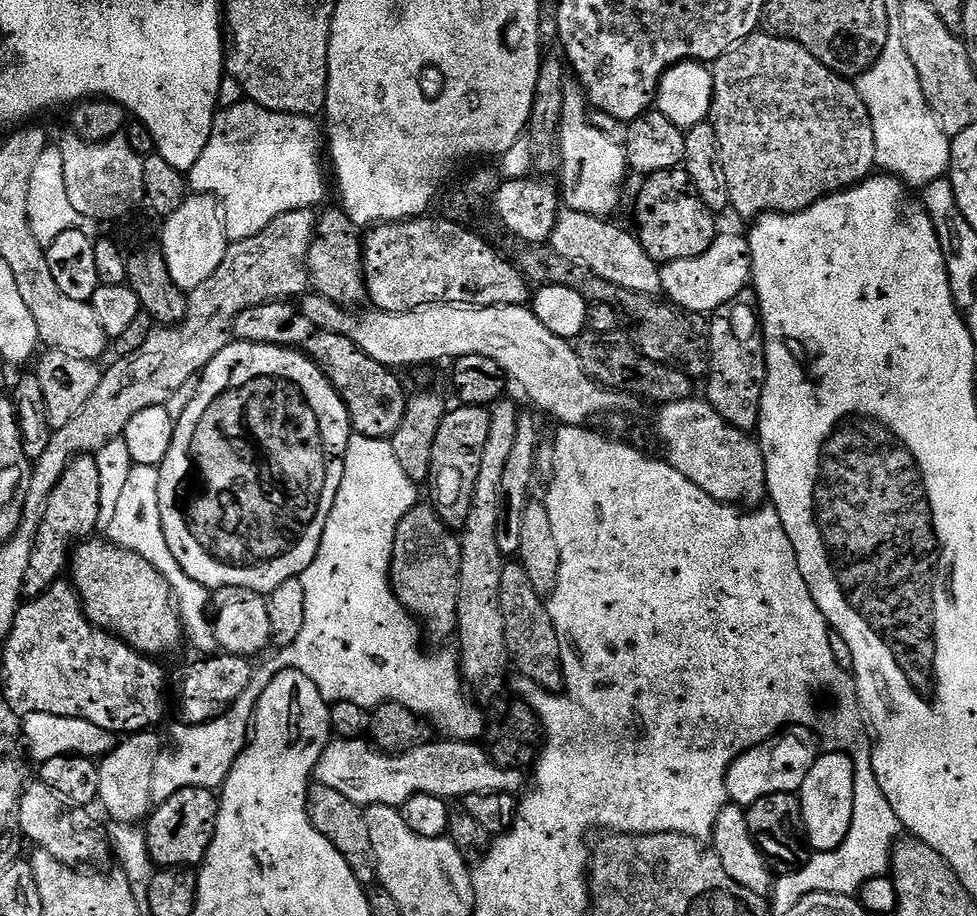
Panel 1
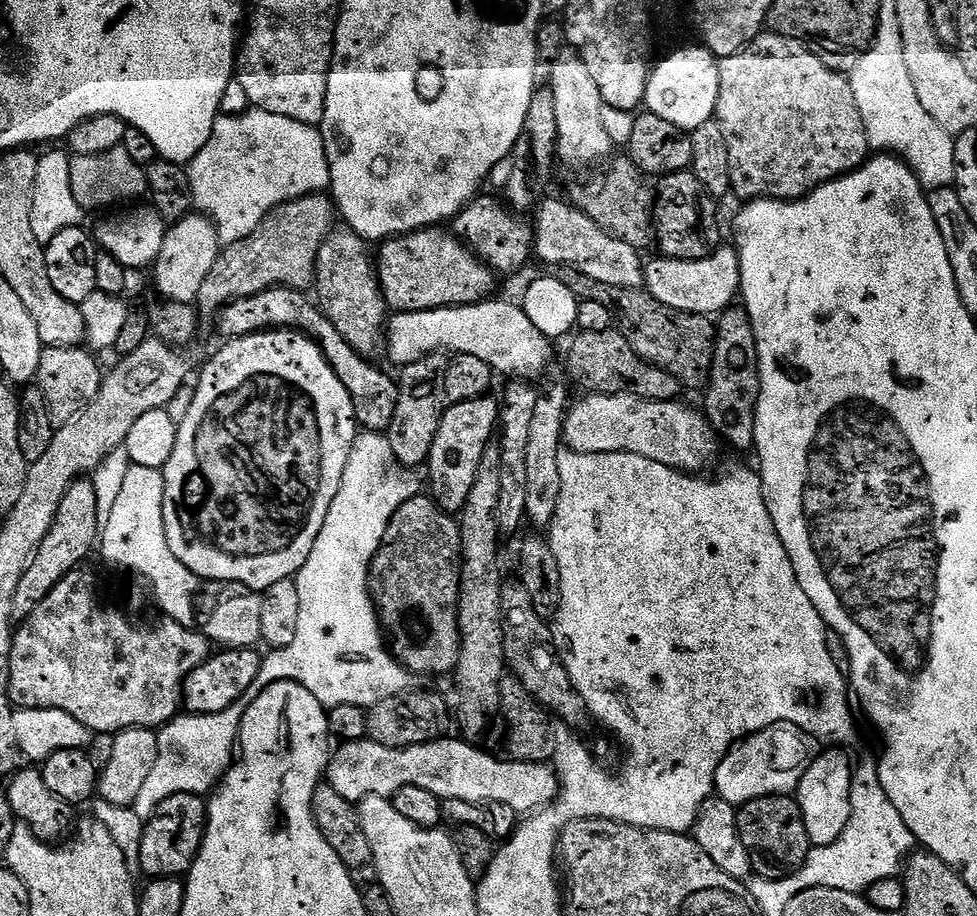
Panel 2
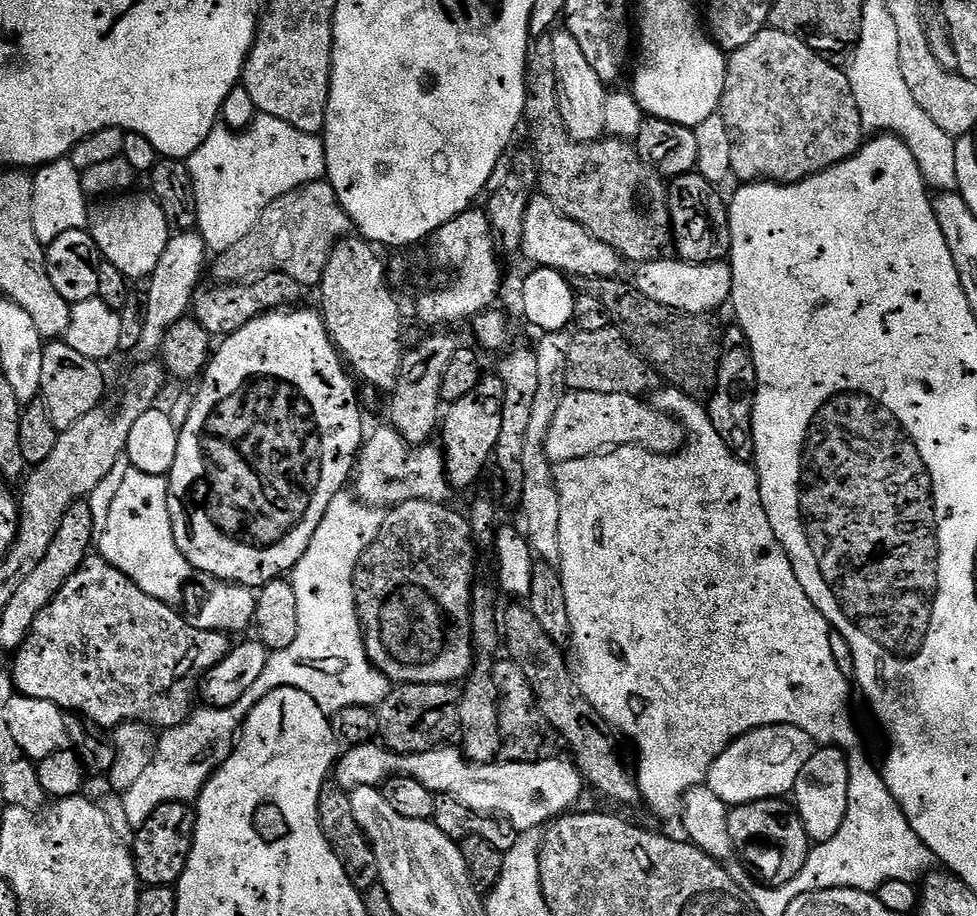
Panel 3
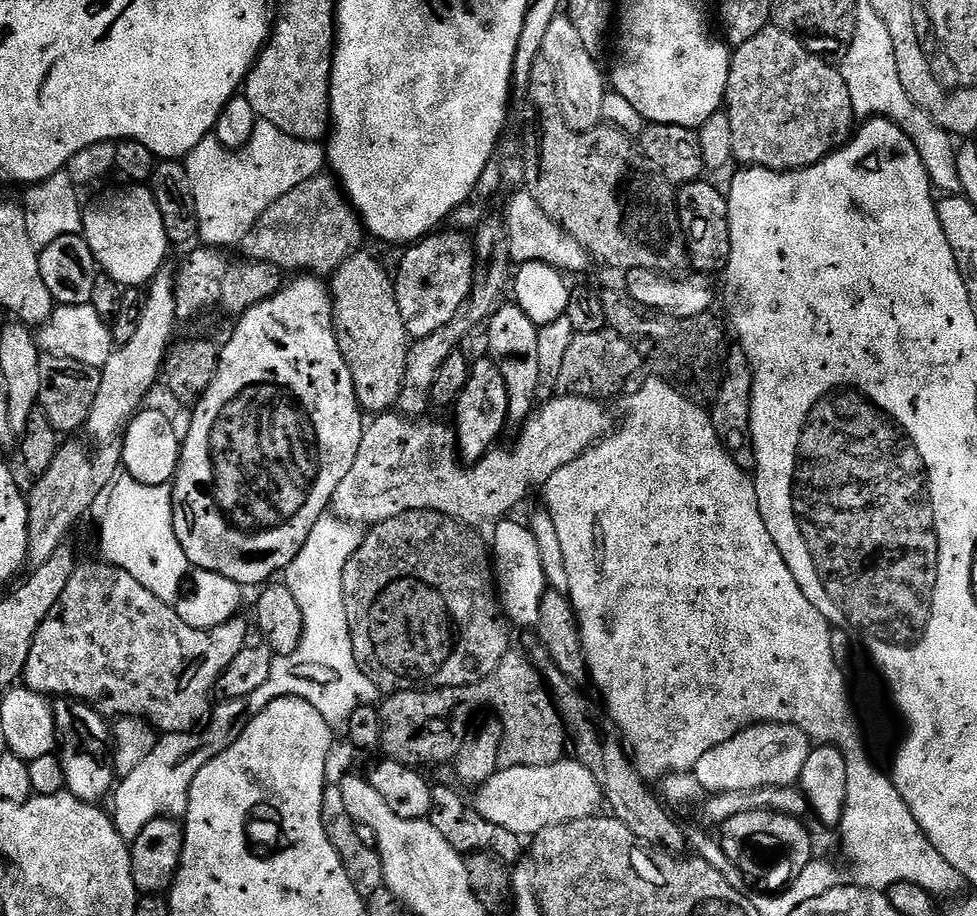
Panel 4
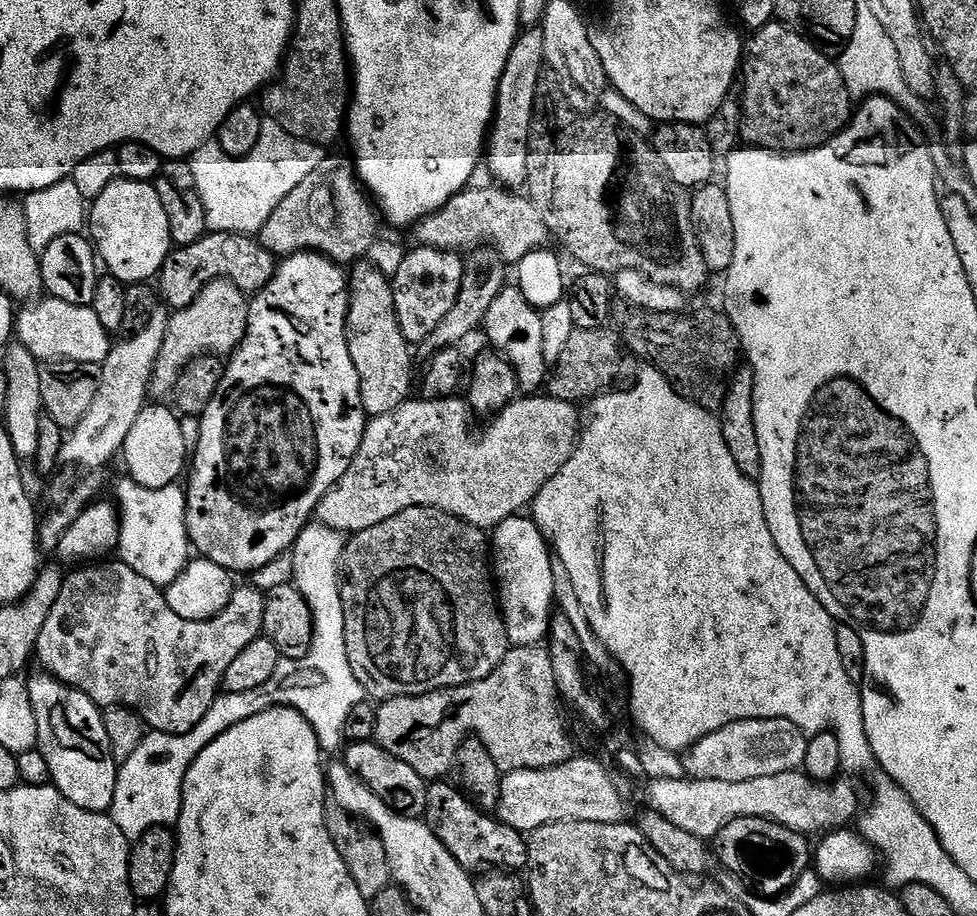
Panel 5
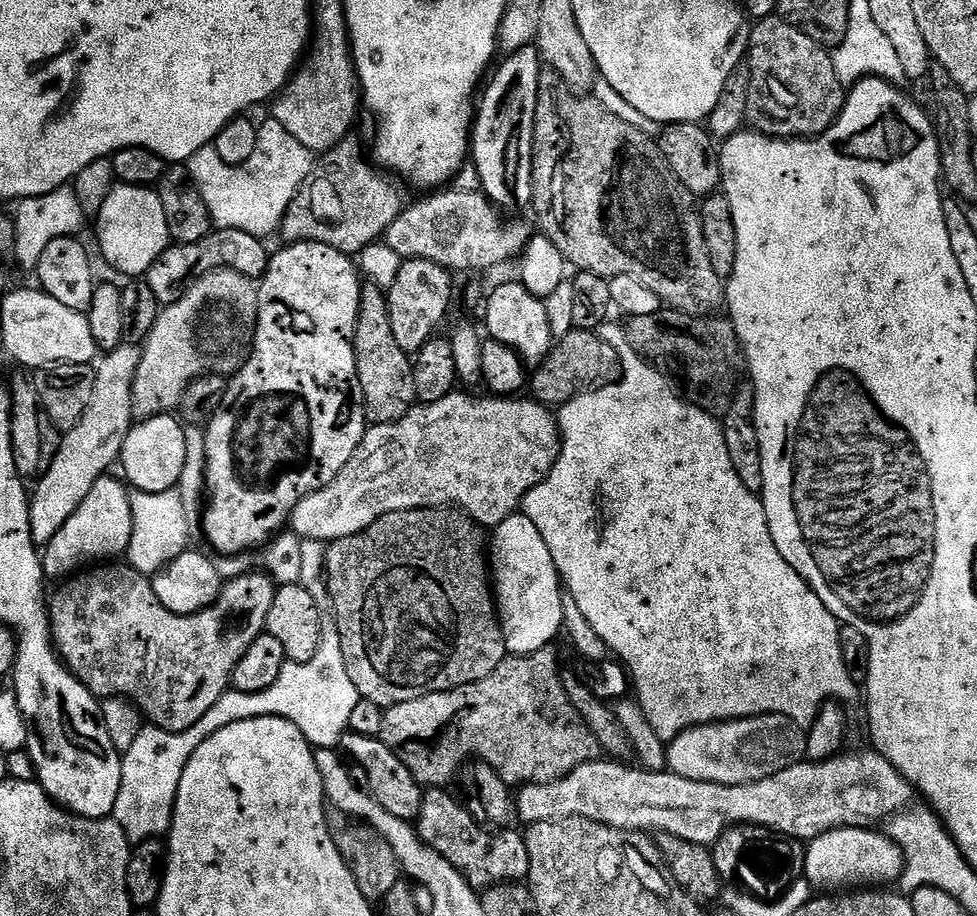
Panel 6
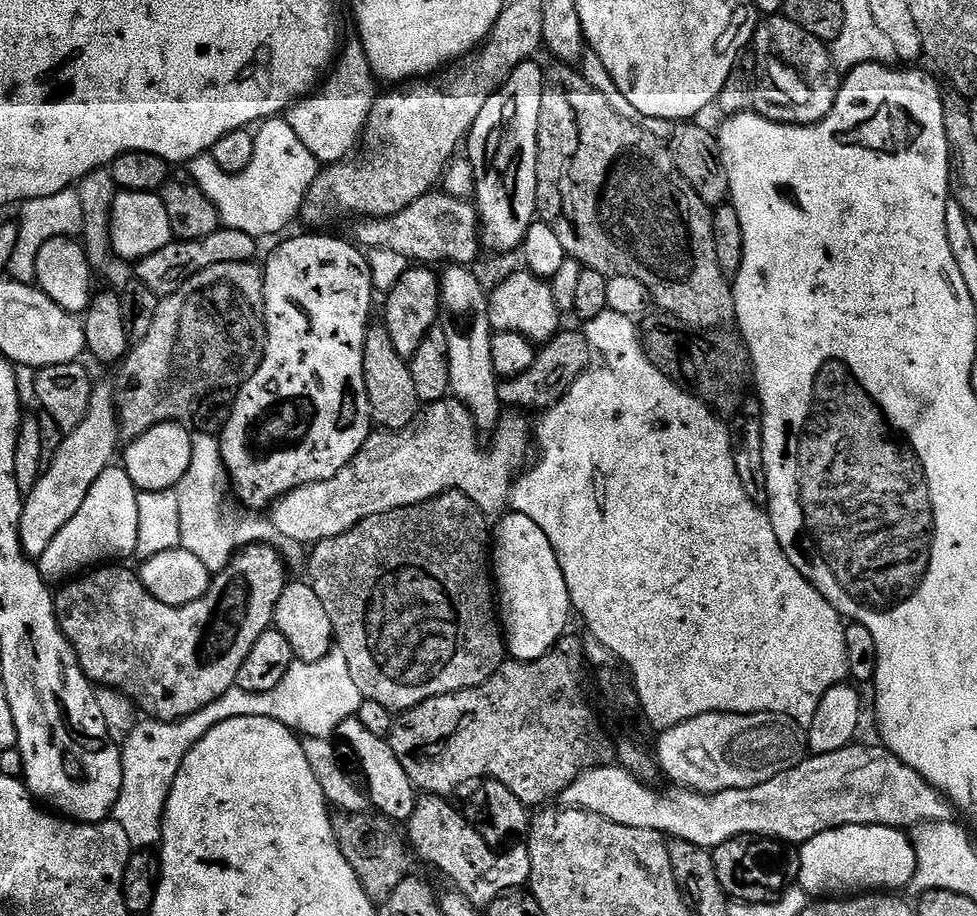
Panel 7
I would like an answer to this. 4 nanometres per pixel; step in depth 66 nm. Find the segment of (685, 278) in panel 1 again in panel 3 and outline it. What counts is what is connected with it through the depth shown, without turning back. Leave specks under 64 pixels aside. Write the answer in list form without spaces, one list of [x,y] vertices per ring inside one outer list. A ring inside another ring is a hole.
[[[679,258],[651,260],[635,269],[634,286],[646,298],[658,302],[676,312],[689,312],[692,316],[712,314],[715,308],[727,305],[732,298],[732,266],[731,263],[688,264]]]

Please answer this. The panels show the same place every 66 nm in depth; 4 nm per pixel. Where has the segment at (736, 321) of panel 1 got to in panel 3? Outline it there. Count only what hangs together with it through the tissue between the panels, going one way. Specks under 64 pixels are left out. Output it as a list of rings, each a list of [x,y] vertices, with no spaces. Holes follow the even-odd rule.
[[[732,326],[732,329],[728,333],[725,331],[722,336],[716,390],[711,393],[706,407],[710,422],[714,422],[714,430],[718,430],[722,442],[726,442],[728,449],[739,460],[751,461],[756,455],[754,434],[752,433],[752,411],[755,401],[756,367],[752,351],[744,331],[739,326]]]

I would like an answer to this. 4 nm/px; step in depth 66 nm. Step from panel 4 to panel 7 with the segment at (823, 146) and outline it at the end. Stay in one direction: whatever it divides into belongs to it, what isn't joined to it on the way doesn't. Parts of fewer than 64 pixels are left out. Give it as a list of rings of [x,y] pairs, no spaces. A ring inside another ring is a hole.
[[[783,14],[761,19],[754,37],[756,93],[752,108],[757,116],[764,116],[775,124],[807,126],[822,122],[834,110],[842,76],[832,65],[832,53],[823,40],[814,38]]]

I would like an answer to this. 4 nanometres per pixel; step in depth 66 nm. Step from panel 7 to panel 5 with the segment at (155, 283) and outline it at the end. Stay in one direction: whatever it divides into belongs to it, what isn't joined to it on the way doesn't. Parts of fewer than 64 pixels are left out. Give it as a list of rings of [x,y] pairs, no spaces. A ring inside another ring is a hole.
[[[208,232],[198,242],[194,242],[185,248],[173,247],[169,252],[166,262],[160,268],[158,277],[158,296],[161,301],[169,304],[169,309],[185,308],[194,302],[194,298],[207,284],[212,284],[215,280],[229,280],[238,290],[246,294],[260,292],[276,276],[276,266],[278,260],[272,253],[267,252],[260,245],[259,239],[250,236],[239,236],[233,232]]]

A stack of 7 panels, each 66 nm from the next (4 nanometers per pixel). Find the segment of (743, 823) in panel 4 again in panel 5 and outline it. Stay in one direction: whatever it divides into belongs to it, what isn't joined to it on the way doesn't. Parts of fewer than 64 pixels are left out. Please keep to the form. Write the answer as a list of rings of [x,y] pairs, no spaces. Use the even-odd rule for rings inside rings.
[[[734,818],[734,822],[726,822],[726,826],[722,826],[722,830],[714,838],[714,856],[715,859],[716,856],[720,859],[718,864],[721,869],[740,876],[761,897],[775,898],[787,892],[803,872],[809,871],[814,852],[810,846],[808,849],[808,840],[809,837],[805,833],[795,832],[766,818]]]

